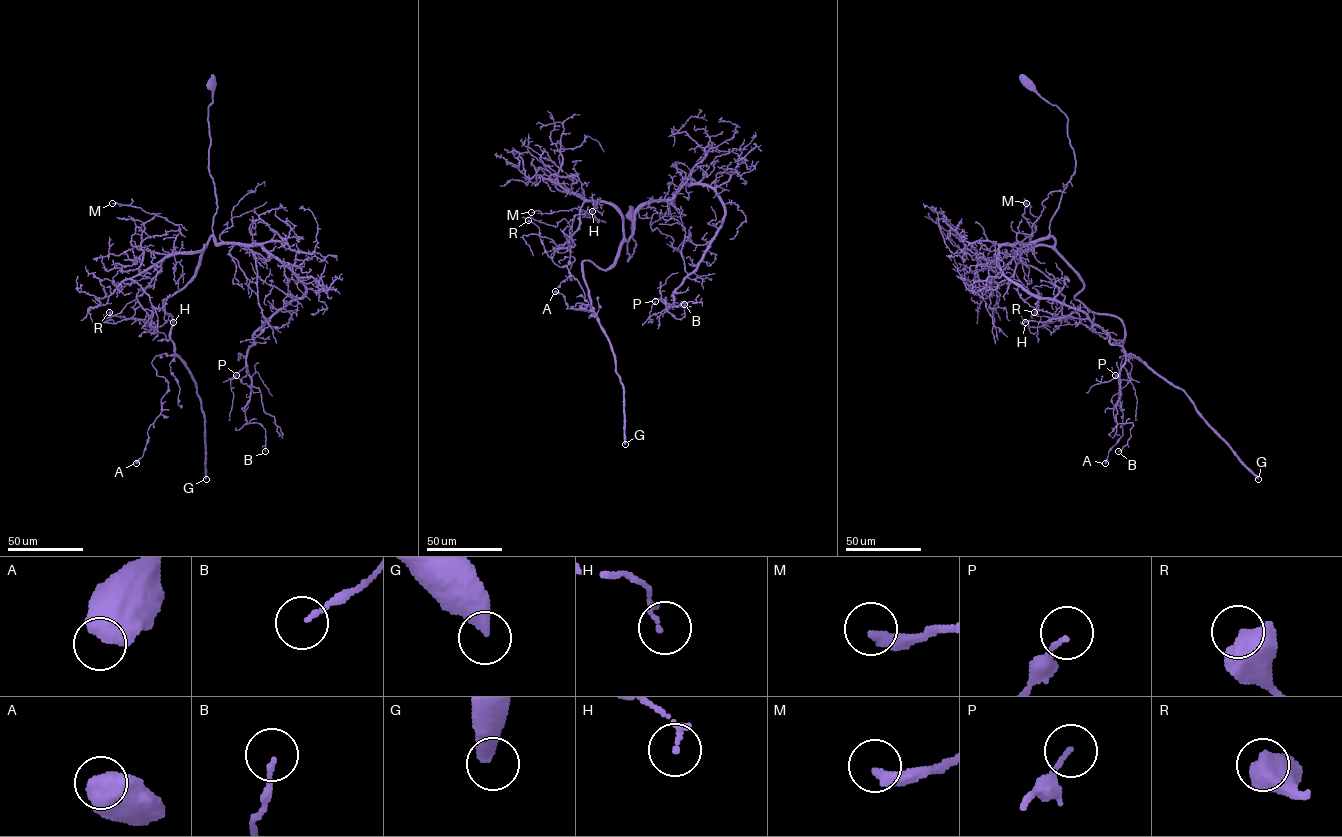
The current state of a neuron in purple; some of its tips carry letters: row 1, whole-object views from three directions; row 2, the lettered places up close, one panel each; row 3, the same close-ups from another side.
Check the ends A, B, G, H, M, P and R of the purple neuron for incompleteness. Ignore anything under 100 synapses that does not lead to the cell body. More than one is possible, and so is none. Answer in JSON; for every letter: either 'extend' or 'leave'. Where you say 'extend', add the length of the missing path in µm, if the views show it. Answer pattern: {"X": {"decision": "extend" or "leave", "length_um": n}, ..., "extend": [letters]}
{"A": {"decision": "leave"}, "B": {"decision": "leave"}, "G": {"decision": "extend", "length_um": 750}, "H": {"decision": "leave"}, "M": {"decision": "leave"}, "P": {"decision": "leave"}, "R": {"decision": "leave"}, "extend": ["G"]}

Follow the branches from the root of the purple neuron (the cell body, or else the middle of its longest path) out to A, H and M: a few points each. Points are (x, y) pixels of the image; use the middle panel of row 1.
A: (630, 215), (628, 261), (631, 235), (608, 268), (582, 263), (593, 311), (566, 308), (555, 291)
H: (630, 215), (628, 261), (636, 242), (602, 202), (583, 203), (556, 250), (571, 244), (574, 216), (592, 211)
M: (630, 215), (628, 261), (636, 244), (610, 204), (595, 203), (598, 222), (575, 208), (531, 212)

